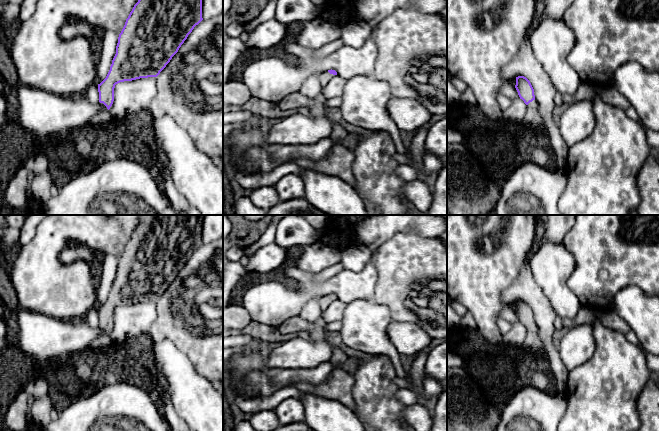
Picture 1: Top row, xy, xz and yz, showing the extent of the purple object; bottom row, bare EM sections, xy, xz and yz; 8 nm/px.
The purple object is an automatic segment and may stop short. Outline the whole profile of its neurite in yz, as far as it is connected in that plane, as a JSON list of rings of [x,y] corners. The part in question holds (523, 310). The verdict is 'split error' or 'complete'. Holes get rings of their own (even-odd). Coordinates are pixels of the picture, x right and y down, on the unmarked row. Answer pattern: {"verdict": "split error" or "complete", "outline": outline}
{"verdict": "split error", "outline": [[[524,300],[516,301],[515,312],[518,316],[520,323],[527,329],[526,340],[524,349],[536,359],[545,358],[545,347],[539,337],[538,327],[535,324],[534,313],[530,305]]]}

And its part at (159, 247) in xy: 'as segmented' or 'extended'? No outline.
extended

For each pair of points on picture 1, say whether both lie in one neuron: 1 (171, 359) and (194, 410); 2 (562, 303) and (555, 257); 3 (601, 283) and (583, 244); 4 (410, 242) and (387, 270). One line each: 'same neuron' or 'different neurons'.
1: same neuron
2: same neuron
3: same neuron
4: same neuron

